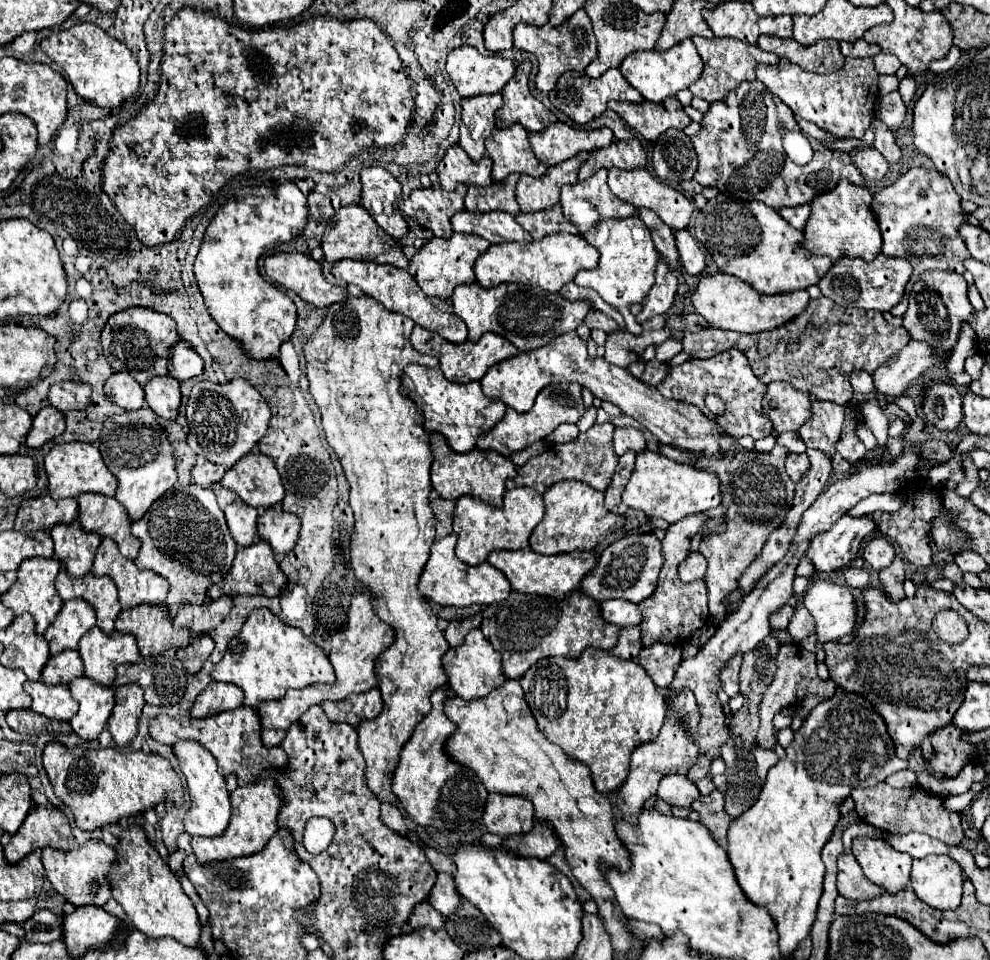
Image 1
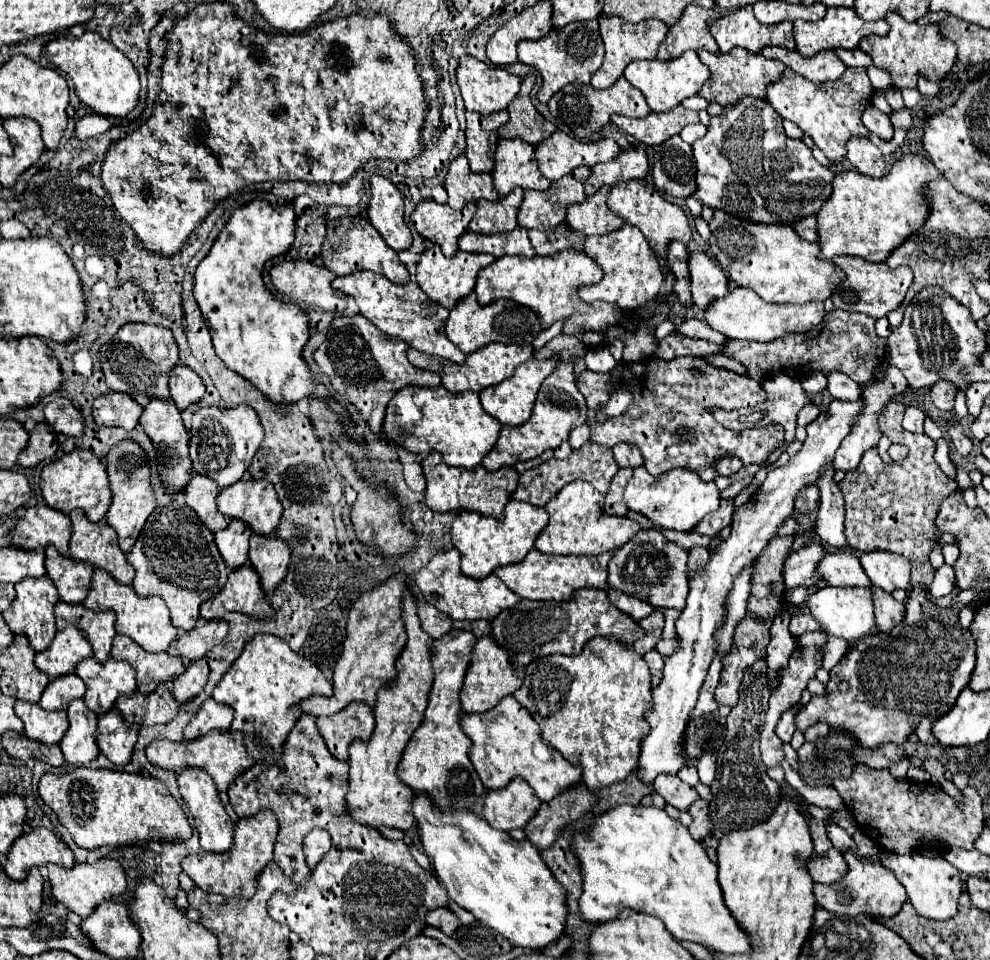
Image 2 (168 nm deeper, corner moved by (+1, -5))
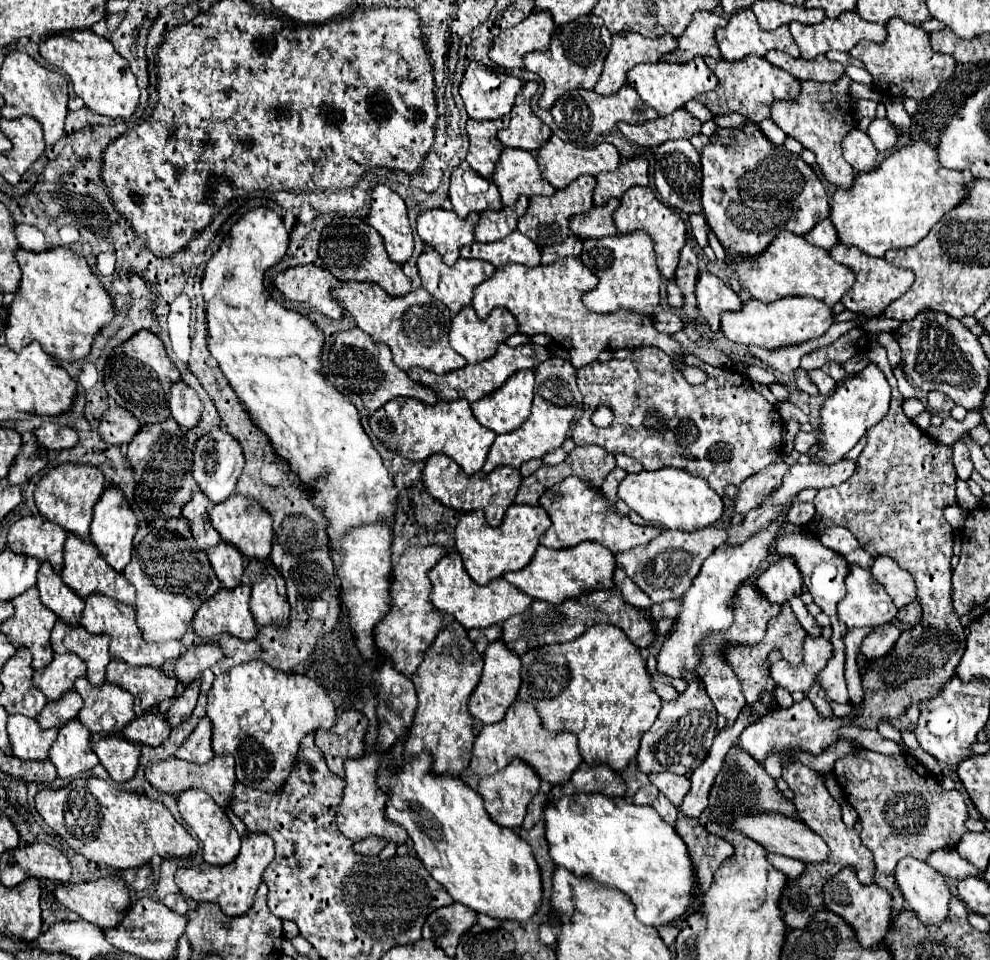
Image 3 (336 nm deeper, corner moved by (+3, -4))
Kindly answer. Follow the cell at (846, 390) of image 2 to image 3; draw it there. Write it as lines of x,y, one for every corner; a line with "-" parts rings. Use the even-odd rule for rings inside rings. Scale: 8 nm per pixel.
811,370
809,378
819,388
821,394
831,394
835,390
835,380
831,376
827,376
823,370

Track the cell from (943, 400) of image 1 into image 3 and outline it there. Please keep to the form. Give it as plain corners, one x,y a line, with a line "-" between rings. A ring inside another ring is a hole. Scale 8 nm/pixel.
955,442
955,446
953,446
953,466
955,466
955,474
957,474
959,480
969,480
969,476
973,472
973,462
969,458
967,444
963,446
963,442

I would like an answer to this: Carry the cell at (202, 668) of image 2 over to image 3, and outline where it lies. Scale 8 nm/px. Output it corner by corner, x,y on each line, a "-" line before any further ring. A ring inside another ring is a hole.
199,680
197,682
191,682
191,686
187,686
183,690
183,694
179,694
173,702
173,706
169,708
167,712
167,722
169,726
179,726
179,722
183,722
185,718
191,716
195,704
197,704
197,698
199,698

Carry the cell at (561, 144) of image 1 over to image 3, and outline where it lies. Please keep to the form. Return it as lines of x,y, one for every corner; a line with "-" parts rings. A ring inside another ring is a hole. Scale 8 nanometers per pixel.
551,136
543,148
537,150
537,162
539,162
539,170
541,174
557,188
565,188
569,186
573,180
577,180
579,176
583,174
591,174
591,176
597,176
601,172
611,172
619,166
621,162
621,156
617,152
617,148
613,144
599,144
595,148
579,148
579,146
573,146
573,144
567,144
563,142
559,136

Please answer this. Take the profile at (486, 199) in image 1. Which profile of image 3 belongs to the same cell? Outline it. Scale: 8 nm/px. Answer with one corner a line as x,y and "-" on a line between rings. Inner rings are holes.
519,198
519,202
511,208
503,208
499,212
487,210
481,212
479,224
475,226
474,234
477,242
497,242
505,236
509,236
515,228
519,218
527,212
529,198

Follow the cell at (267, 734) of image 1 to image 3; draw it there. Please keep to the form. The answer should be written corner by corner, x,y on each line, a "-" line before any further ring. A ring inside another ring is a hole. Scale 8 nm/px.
245,662
229,672
221,674
213,688
209,690
209,702
207,702
207,718
213,724
213,752
219,754
231,754
235,758
237,768
237,780
243,786
263,790
267,794
275,794
283,788
285,780
289,778
295,762
301,740
319,728
327,730
335,724
335,706
331,698
323,692
323,688
307,678
307,676
295,676
277,672
271,666
263,662

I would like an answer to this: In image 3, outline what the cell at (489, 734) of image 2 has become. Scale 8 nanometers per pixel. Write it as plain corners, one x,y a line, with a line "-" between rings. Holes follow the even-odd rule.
517,700
505,714
505,718
497,724
489,724
481,730
481,734
475,740
473,756
471,756
471,768
479,776
489,776
507,766
513,758
523,758
527,764
535,768
535,772
541,776
541,780
549,784
565,784
571,780
571,774
579,768
581,754
577,748
577,738
571,732
563,734
547,734
539,722
539,712
535,706

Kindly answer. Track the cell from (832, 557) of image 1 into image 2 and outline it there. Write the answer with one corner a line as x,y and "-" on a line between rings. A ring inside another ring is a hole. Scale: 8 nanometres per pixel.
811,543
803,547
801,551
789,555
783,567
785,585
787,587
811,587
821,581
821,575
817,575
817,563
821,557
825,557
827,547
823,543

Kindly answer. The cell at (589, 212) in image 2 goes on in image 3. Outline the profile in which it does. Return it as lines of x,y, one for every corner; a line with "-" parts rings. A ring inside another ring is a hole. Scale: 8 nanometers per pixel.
611,198
605,206
595,206
595,210
591,210
585,216
573,216
571,218
571,232
575,236
579,236
581,240
617,234
617,228
613,222
613,212
617,208
619,208
619,200

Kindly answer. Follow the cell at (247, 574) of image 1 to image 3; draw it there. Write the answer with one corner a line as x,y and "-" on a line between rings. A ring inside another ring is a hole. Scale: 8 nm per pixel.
237,586
235,590
219,590
195,612
195,634
203,640
209,640
223,632
233,634
239,640
255,638
257,626
251,618
249,596
249,586

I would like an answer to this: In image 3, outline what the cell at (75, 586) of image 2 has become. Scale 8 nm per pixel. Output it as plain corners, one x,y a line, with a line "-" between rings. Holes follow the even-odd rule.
47,562
41,564
41,570
37,574
37,588
41,604
55,612
61,622
65,622
67,626
79,624
85,602
81,602
81,598
63,584
61,576

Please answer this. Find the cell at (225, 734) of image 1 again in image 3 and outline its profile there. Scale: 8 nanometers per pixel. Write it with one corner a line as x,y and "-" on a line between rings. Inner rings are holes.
229,754
227,756
215,756
209,764
203,764
203,766
191,764
191,762
185,762
185,760
179,760
179,758
169,758
169,760
161,760
161,762
149,762
147,768
145,768
145,778
149,780
149,784
157,792
163,792
163,794
169,794
169,796
175,796
175,798
181,792
191,790
191,788
203,790
223,808
229,808
229,798
231,798
233,788
237,784
235,760

